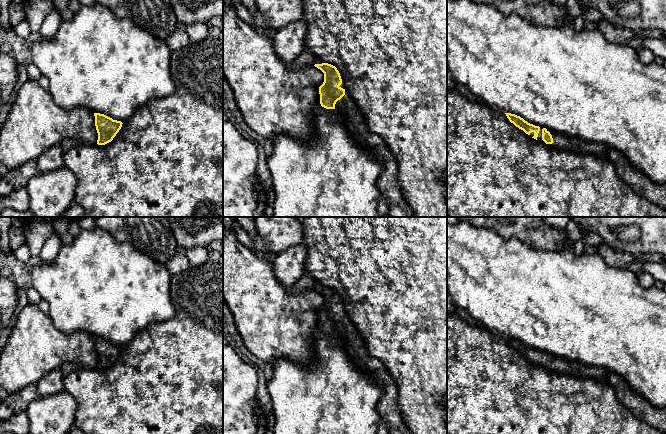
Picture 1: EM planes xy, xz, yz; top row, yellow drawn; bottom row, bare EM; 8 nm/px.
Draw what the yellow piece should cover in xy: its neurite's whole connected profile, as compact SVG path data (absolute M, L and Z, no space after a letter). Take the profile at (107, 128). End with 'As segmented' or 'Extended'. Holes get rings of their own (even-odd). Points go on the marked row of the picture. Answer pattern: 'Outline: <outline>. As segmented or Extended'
Outline: M94 113L94 116L98 133L97 144L105 145L111 142L121 129L123 123L100 113Z. As segmented

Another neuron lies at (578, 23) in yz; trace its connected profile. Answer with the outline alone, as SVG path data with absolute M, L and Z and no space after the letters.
M472 0L478 4L486 4L505 15L518 14L534 23L543 26L560 27L571 23L576 31L584 28L582 16L569 17L564 5L558 6L551 0Z

